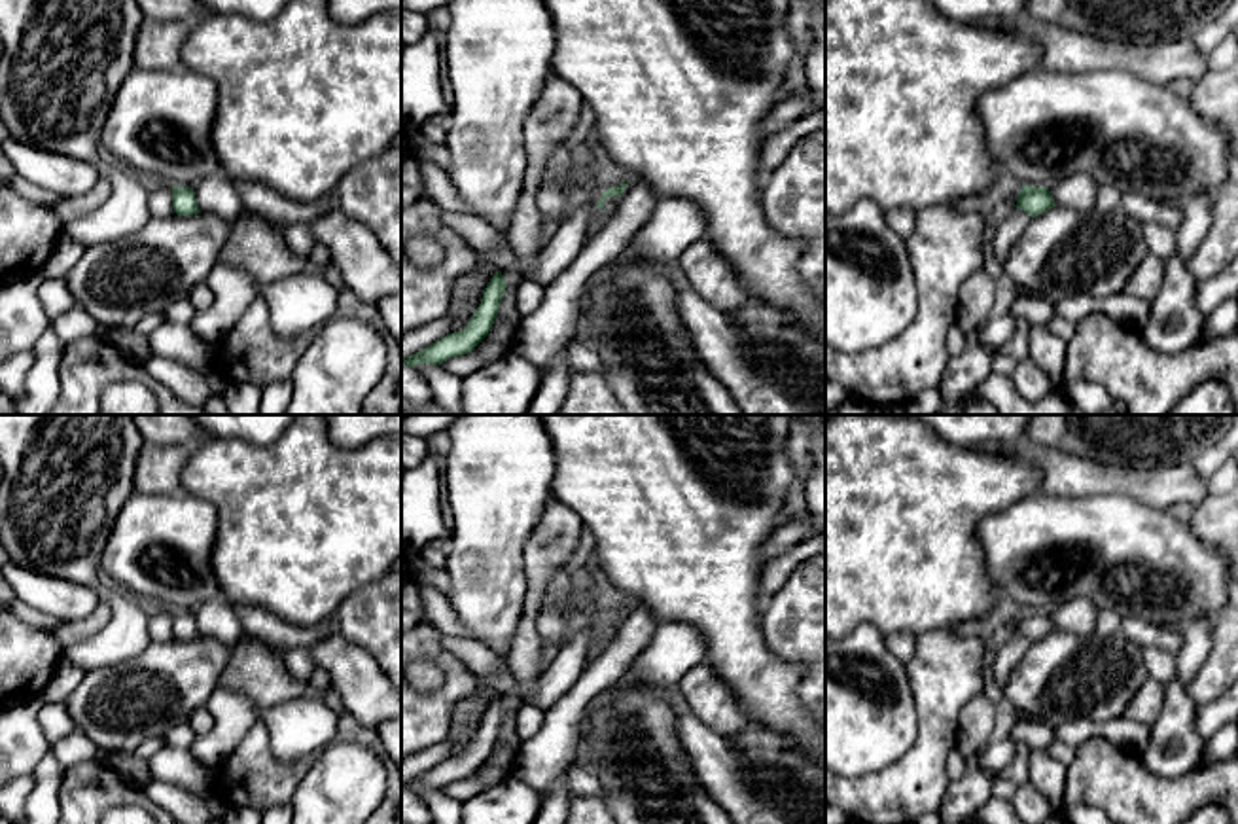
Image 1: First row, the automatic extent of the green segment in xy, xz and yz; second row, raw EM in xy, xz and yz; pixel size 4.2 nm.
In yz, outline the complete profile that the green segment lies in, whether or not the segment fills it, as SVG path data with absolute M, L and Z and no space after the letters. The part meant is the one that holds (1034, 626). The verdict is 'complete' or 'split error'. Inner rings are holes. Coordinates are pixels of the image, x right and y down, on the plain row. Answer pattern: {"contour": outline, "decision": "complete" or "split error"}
{"contour": "M1022 610L1015 631L1035 642L1056 629L1049 612Z", "decision": "complete"}

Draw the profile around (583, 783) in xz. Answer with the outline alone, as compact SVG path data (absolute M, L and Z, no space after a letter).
M574 767L570 769L570 792L585 797L602 797L602 784L594 773Z

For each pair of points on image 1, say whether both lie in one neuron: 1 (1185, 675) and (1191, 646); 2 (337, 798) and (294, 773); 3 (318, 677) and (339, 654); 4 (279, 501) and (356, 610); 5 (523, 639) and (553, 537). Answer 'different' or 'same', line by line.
1: same
2: different
3: different
4: different
5: same

